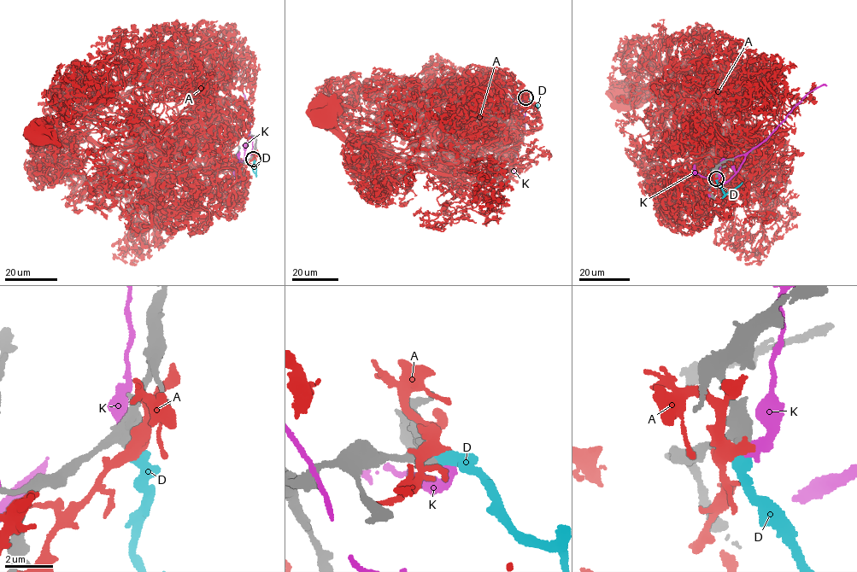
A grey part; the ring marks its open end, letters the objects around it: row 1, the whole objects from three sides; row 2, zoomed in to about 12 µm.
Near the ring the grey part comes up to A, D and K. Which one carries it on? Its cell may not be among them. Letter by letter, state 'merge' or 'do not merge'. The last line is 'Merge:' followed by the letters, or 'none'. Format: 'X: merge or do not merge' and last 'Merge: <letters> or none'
A: do not merge
D: merge
K: do not merge
Merge: D

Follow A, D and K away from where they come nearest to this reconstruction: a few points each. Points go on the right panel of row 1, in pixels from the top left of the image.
A: (716, 178), (703, 195), (695, 171), (704, 154), (668, 96), (625, 95)
D: (716, 178), (725, 194), (742, 182)
K: (717, 178), (721, 161), (760, 144), (806, 95), (826, 85)

